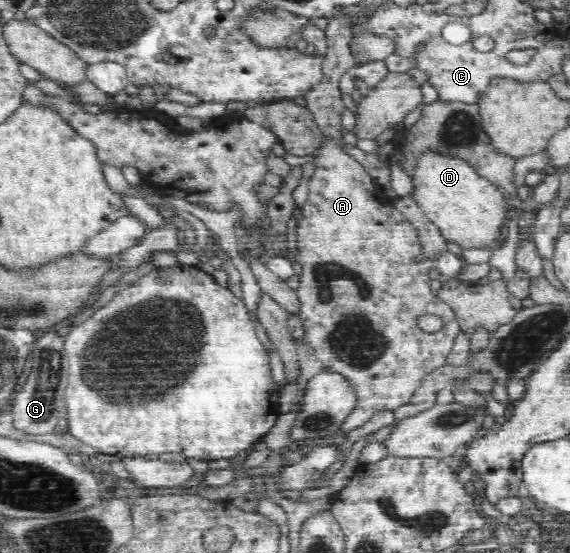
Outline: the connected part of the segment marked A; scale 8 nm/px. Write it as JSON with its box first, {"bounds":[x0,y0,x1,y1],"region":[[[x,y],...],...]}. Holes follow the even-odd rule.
{"bounds":[290,18,461,438],"region":[[[332,18],[329,20],[329,24],[325,30],[328,47],[326,48],[327,51],[324,63],[322,63],[324,79],[322,79],[322,83],[312,87],[312,89],[305,95],[306,107],[312,113],[314,121],[316,122],[317,127],[319,127],[319,131],[323,133],[324,141],[323,144],[320,145],[320,149],[318,149],[318,151],[309,158],[317,168],[308,183],[308,192],[310,192],[310,197],[307,197],[307,199],[310,199],[310,201],[306,200],[305,204],[301,207],[301,219],[298,221],[296,229],[296,253],[290,255],[290,257],[293,261],[298,261],[298,263],[302,265],[302,273],[300,275],[299,287],[297,289],[297,296],[301,303],[297,314],[300,316],[304,326],[304,338],[302,341],[312,346],[313,352],[323,364],[324,370],[338,373],[341,376],[346,377],[349,383],[352,384],[353,393],[356,395],[357,401],[353,405],[352,413],[344,419],[344,422],[342,422],[337,429],[337,433],[334,435],[334,438],[336,438],[340,435],[347,434],[349,431],[352,431],[361,425],[364,425],[364,423],[370,421],[370,418],[377,411],[398,409],[401,405],[406,405],[410,402],[412,395],[416,393],[416,389],[424,377],[426,377],[431,371],[434,371],[434,369],[446,364],[446,359],[448,355],[450,355],[452,347],[454,347],[454,339],[458,337],[458,333],[460,333],[461,329],[459,328],[459,323],[454,310],[447,303],[444,303],[437,294],[431,290],[429,271],[431,269],[436,269],[437,265],[435,264],[435,260],[422,256],[423,246],[420,243],[419,234],[417,233],[415,226],[407,220],[406,214],[403,214],[399,209],[396,209],[394,205],[388,205],[388,201],[384,201],[384,197],[376,197],[374,195],[375,193],[371,188],[374,181],[372,180],[371,175],[364,169],[364,166],[360,162],[356,161],[353,157],[350,157],[342,149],[341,145],[344,143],[343,135],[341,133],[342,124],[340,124],[340,115],[348,103],[344,102],[341,97],[342,93],[339,89],[339,80],[348,69],[352,68],[352,54],[348,53],[348,45],[354,36],[351,32],[351,27],[354,22],[352,22],[350,18],[343,20]],[[422,315],[439,315],[443,320],[443,328],[439,332],[431,334],[424,332],[417,325],[417,319],[418,317],[422,317]]]}

